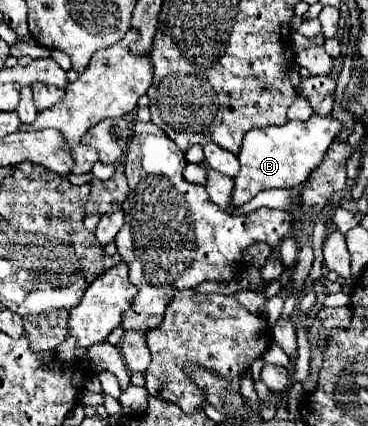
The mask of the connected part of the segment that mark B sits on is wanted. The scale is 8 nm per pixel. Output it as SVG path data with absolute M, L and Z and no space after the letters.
M311 115L307 121L287 121L281 127L251 129L241 145L241 153L239 153L241 171L235 177L231 203L239 207L265 189L303 187L309 181L311 173L323 161L323 155L327 153L333 139L341 133L341 129L343 129L341 121L319 115Z

